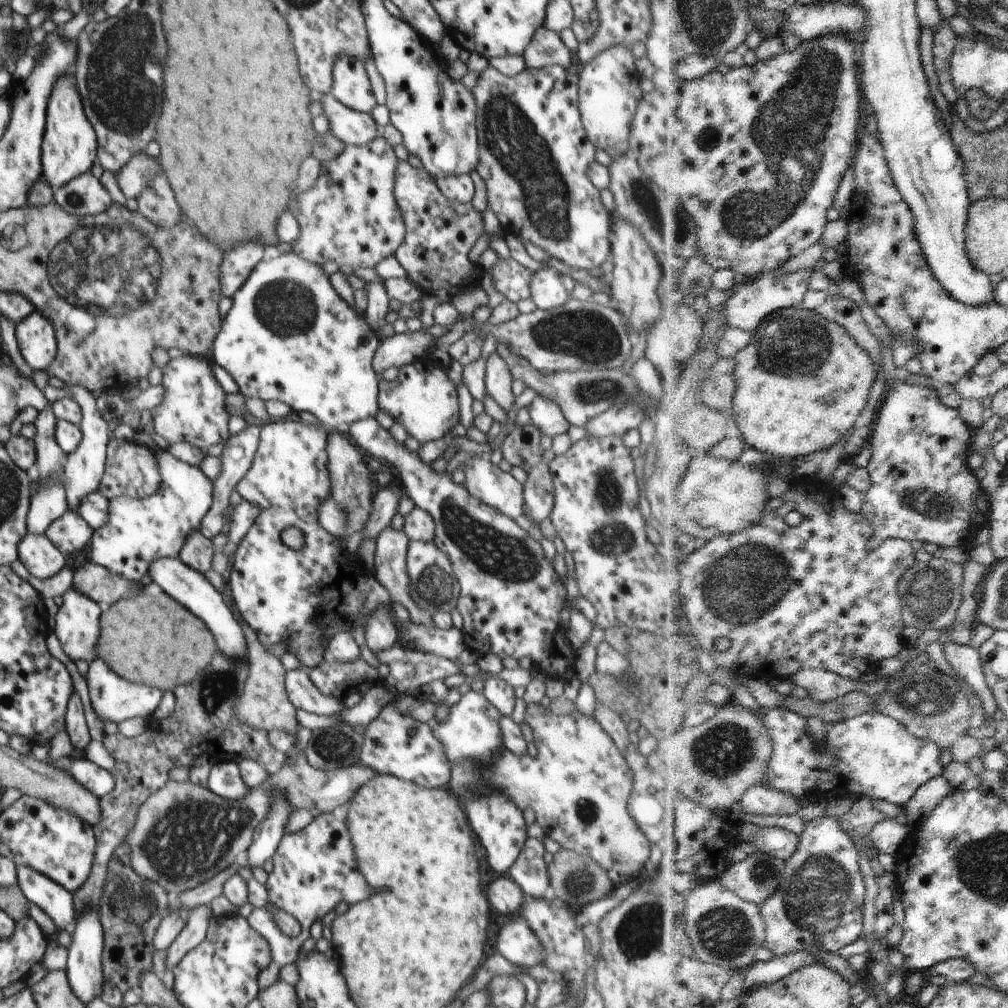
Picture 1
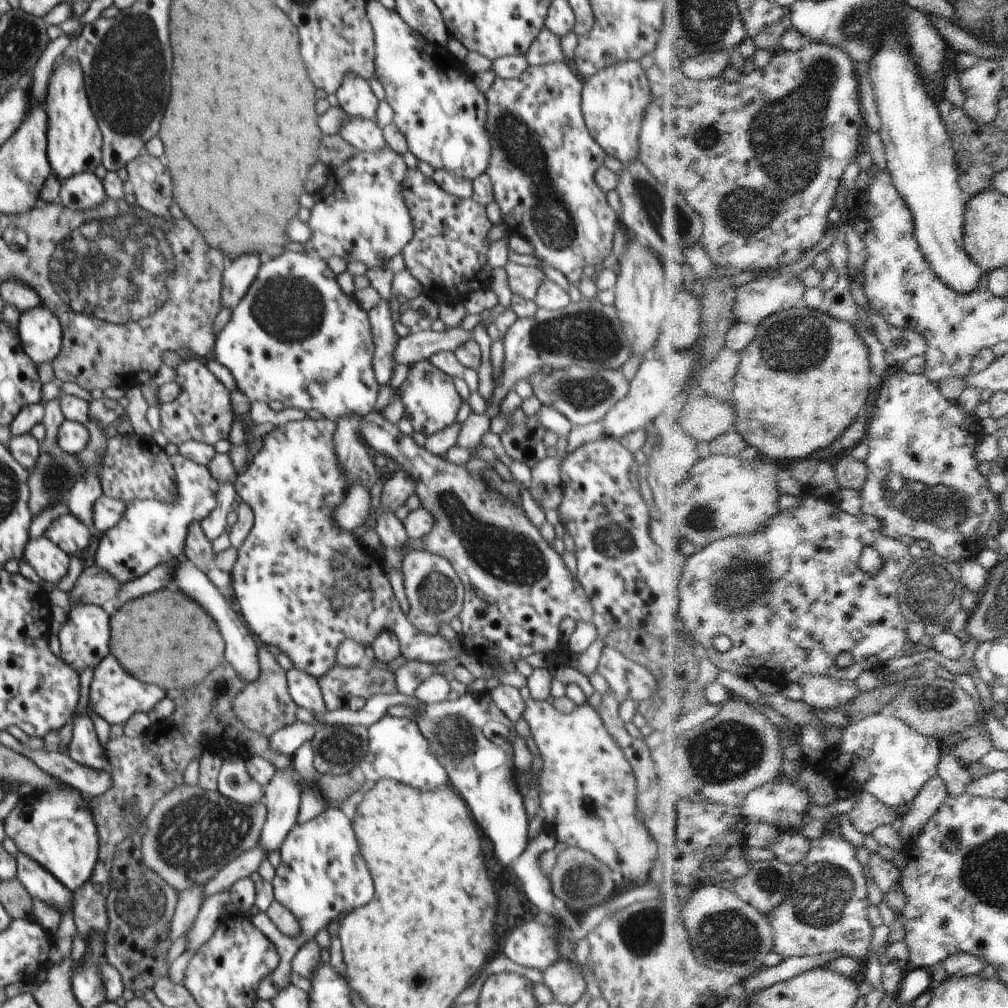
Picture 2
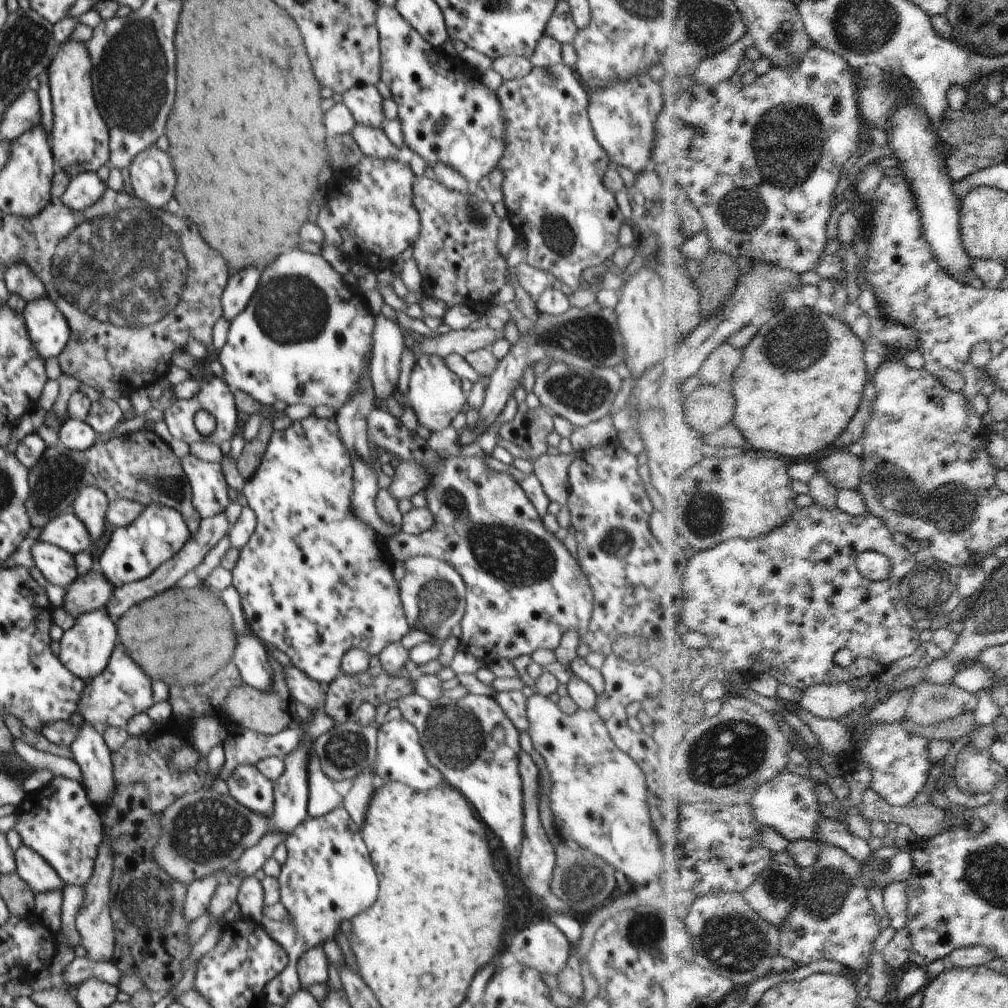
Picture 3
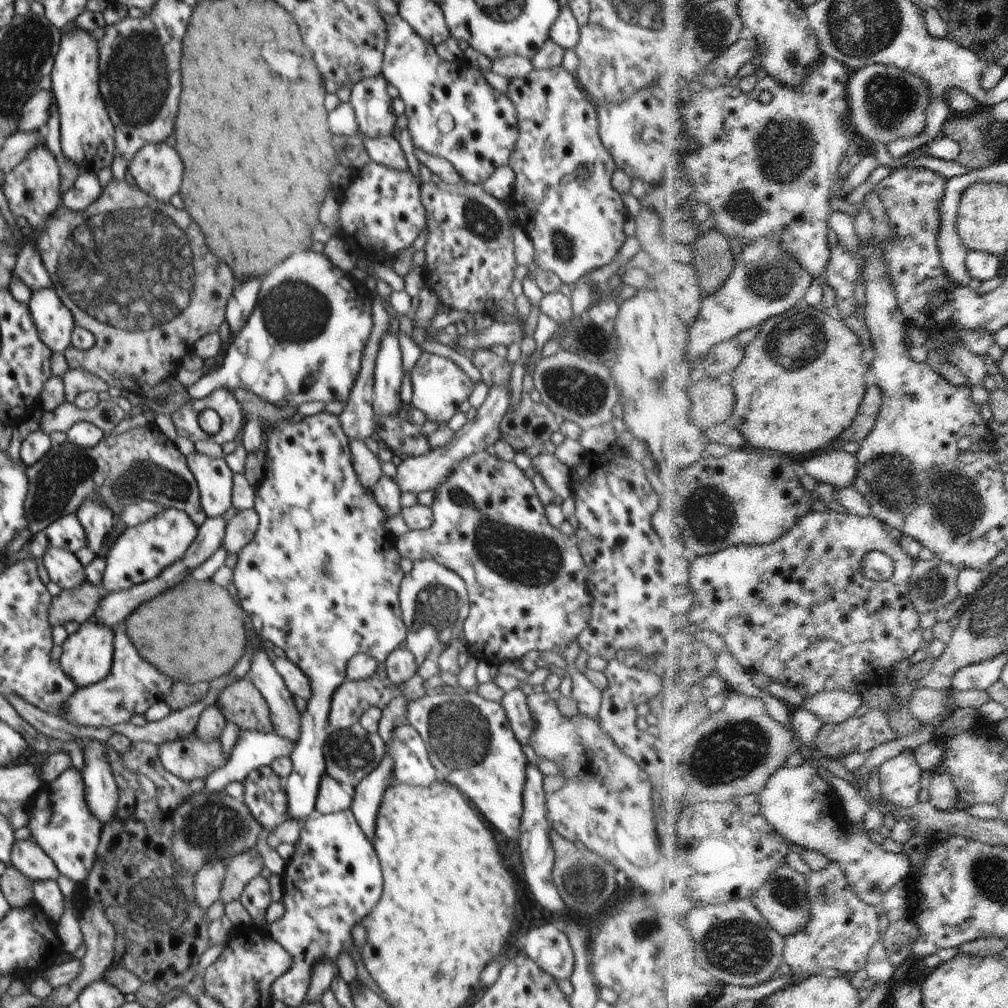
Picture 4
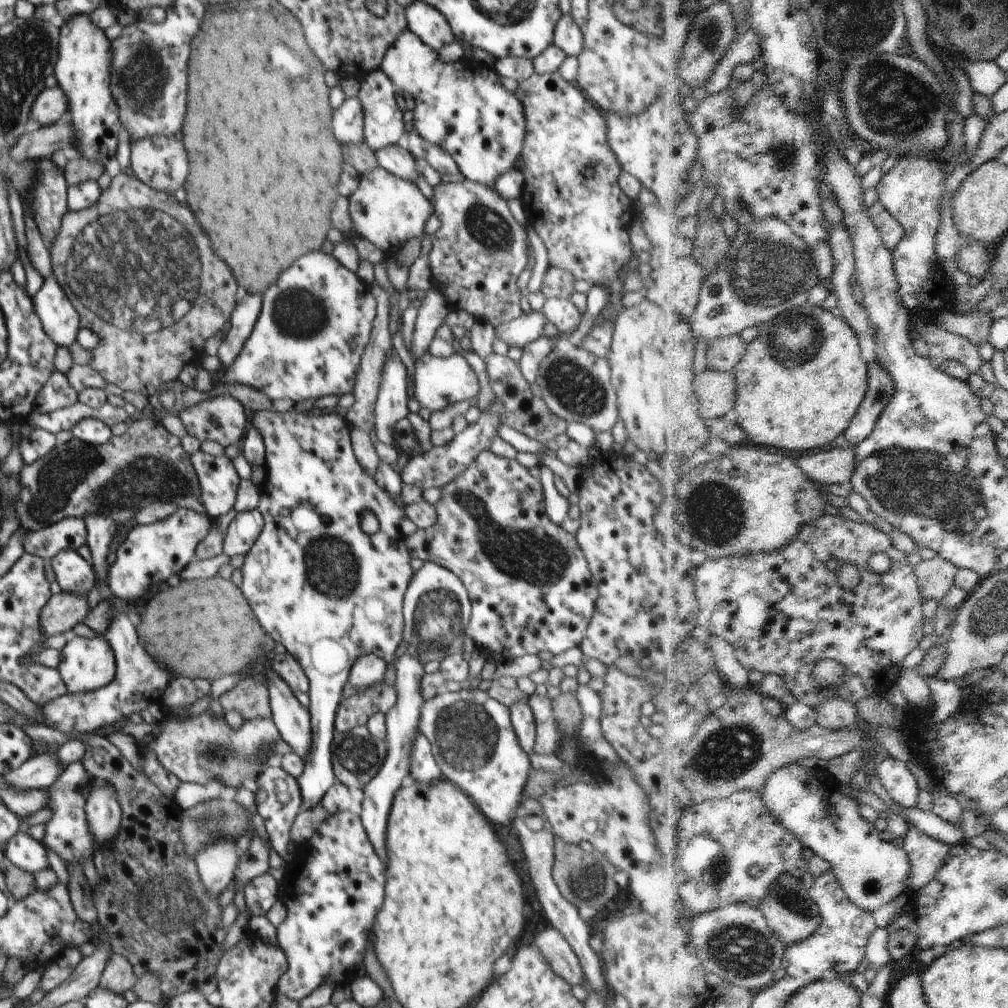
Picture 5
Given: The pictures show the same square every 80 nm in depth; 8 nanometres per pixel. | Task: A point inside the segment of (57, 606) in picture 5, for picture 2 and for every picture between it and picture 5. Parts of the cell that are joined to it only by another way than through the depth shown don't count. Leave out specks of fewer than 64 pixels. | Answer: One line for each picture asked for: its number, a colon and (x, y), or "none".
2: (94, 586)
3: (90, 591)
4: (79, 604)

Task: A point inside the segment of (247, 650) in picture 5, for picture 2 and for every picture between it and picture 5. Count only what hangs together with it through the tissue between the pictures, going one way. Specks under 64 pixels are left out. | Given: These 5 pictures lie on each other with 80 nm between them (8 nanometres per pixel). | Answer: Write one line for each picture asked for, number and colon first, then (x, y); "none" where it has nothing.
2: (142, 639)
3: (179, 647)
4: (194, 649)

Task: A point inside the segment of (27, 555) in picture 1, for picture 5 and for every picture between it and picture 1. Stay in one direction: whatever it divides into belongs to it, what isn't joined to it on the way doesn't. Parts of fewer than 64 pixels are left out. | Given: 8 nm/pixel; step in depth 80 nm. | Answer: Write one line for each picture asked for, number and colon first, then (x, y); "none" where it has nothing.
2: (51, 564)
3: (57, 565)
4: (64, 568)
5: (75, 575)

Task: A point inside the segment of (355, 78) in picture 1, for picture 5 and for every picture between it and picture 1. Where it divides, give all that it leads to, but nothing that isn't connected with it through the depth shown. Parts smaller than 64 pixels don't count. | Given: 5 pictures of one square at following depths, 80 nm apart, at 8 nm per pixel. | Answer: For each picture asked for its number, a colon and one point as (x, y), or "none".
2: (355, 97)
3: (364, 101)
4: (372, 104)
5: (383, 121)

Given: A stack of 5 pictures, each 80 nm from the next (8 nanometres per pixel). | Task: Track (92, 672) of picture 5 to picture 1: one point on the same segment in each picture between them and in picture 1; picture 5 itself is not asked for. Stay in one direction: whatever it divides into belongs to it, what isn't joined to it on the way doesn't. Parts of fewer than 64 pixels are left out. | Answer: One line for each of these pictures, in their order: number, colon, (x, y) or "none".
1: (77, 628)
2: (84, 637)
3: (85, 649)
4: (86, 657)

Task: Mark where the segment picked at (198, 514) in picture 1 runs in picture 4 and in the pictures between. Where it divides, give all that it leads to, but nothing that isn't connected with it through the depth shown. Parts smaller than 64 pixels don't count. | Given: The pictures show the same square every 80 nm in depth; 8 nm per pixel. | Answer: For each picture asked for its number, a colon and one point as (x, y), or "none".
2: (151, 532)
3: (133, 553)
4: (141, 553)

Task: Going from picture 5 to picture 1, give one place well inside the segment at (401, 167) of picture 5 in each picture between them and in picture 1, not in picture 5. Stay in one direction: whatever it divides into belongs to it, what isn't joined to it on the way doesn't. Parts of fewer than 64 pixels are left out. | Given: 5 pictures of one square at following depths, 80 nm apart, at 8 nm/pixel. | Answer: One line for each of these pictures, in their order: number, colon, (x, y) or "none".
1: (355, 128)
2: (365, 135)
3: (374, 143)
4: (385, 150)

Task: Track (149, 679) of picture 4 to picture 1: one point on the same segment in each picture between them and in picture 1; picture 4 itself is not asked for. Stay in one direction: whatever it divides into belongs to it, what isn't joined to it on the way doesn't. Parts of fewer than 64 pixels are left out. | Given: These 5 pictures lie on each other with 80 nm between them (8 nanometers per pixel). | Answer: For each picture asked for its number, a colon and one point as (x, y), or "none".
1: (114, 699)
2: (116, 696)
3: (123, 689)

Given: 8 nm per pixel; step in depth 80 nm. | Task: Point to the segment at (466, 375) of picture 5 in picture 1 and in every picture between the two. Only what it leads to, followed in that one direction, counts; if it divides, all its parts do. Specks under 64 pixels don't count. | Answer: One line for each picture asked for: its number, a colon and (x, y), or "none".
1: (426, 403)
2: (431, 407)
3: (435, 393)
4: (439, 386)

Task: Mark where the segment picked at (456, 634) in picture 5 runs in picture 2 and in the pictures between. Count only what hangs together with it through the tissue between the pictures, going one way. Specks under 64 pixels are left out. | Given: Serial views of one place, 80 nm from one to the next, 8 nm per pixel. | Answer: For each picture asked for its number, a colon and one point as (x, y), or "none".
2: (435, 593)
3: (432, 593)
4: (434, 602)

